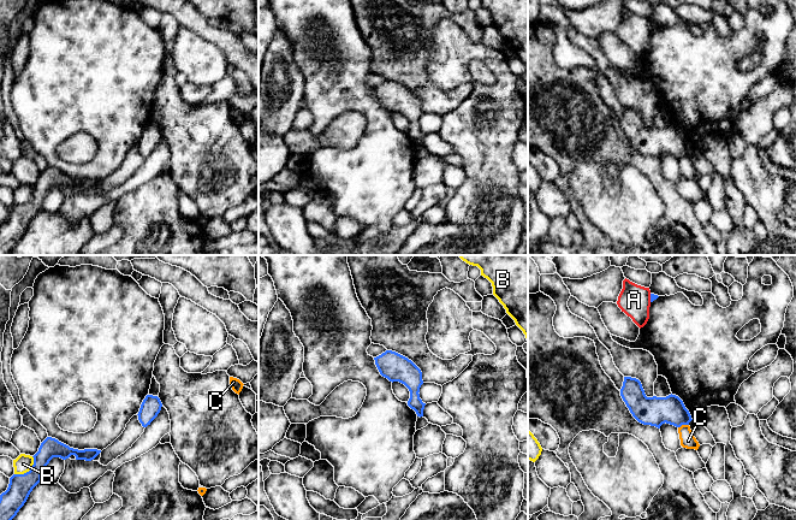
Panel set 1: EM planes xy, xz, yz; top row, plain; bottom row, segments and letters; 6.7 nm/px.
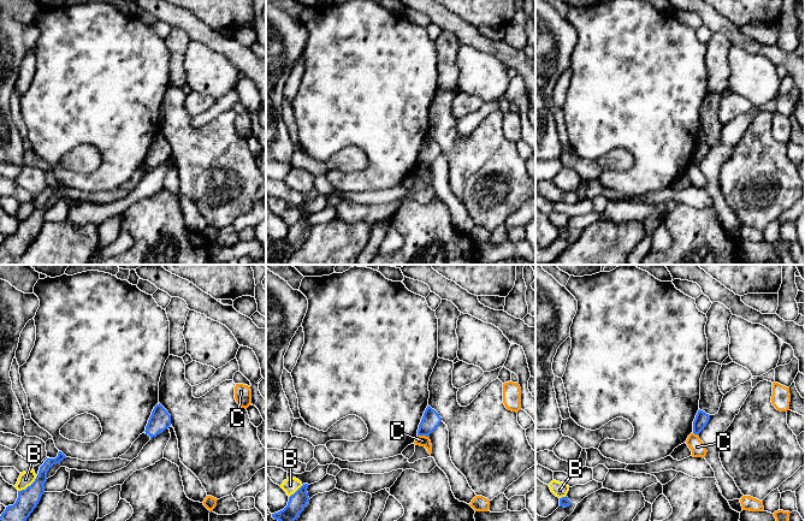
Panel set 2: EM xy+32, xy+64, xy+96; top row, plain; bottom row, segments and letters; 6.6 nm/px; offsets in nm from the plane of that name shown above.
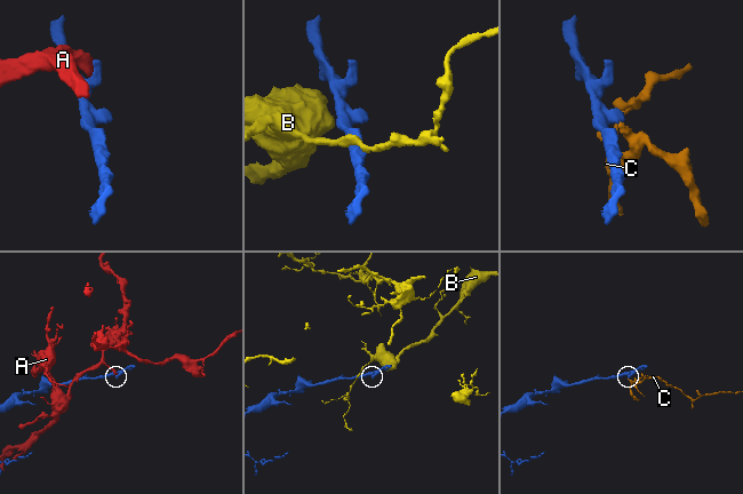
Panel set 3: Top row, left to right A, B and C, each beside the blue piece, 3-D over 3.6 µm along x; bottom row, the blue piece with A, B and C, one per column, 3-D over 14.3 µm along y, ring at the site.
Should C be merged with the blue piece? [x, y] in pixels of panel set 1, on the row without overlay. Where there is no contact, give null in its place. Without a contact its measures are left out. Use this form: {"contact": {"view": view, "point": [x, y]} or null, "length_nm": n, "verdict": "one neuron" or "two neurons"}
{"contact": {"view": "yz", "point": [683, 154]}, "length_nm": 80, "verdict": "two neurons"}

